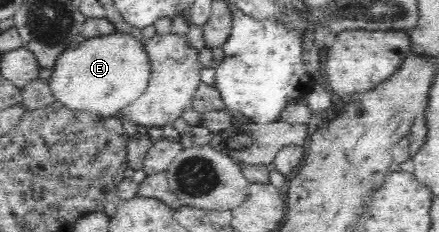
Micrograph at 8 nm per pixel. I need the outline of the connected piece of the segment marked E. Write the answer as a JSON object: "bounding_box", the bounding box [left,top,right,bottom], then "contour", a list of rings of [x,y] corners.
{"bounding_box":[48,33,150,117],"contour":[[[128,33],[87,38],[76,49],[59,55],[48,85],[56,102],[70,111],[115,117],[119,111],[136,101],[147,88],[150,70],[143,43]]]}

